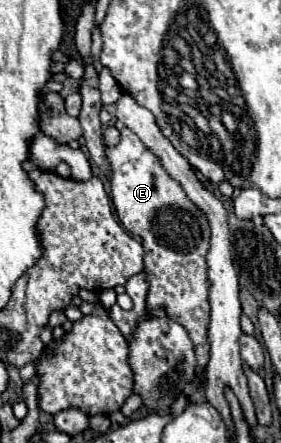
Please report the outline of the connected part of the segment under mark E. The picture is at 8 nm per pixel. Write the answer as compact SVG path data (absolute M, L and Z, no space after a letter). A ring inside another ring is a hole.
M128 128L122 130L120 144L114 148L106 148L106 158L112 166L110 186L112 186L112 202L114 202L116 214L130 234L142 238L142 246L146 252L144 272L148 272L148 282L150 282L146 304L148 306L166 306L170 310L170 314L174 314L174 320L188 330L190 340L194 342L198 368L206 368L208 350L210 350L208 334L206 334L208 316L210 316L210 304L208 304L210 282L208 282L208 274L206 274L208 272L206 250L210 248L210 242L208 242L210 226L206 226L206 218L202 218L202 212L186 198L186 194L182 194L182 186L178 186L178 182L174 182L166 174L166 170L162 168L162 162L158 162L158 158L142 144L142 140L132 130L128 130Z

